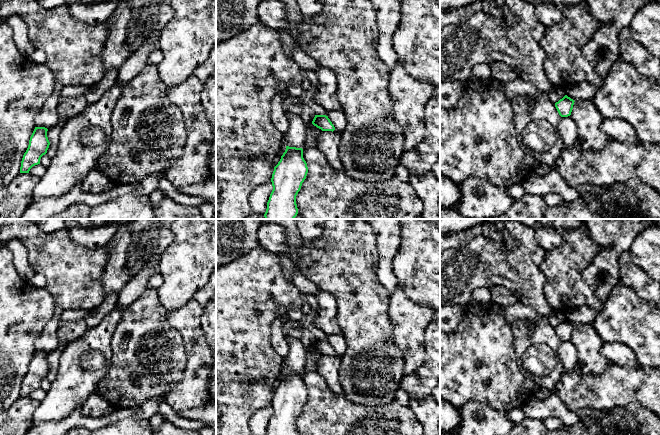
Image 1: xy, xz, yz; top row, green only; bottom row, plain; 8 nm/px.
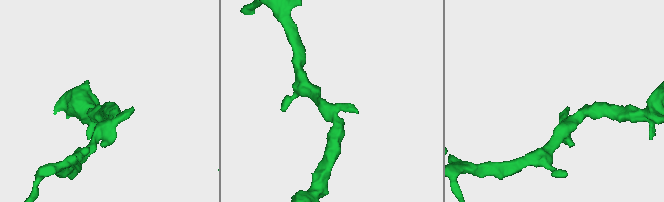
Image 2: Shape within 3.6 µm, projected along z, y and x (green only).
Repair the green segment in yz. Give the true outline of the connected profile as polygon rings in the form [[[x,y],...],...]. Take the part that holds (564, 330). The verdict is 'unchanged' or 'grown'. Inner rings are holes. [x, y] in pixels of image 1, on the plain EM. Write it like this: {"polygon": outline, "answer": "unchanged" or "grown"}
{"polygon": [[[565,319],[562,323],[555,327],[555,331],[561,341],[568,341],[571,339],[574,324]]], "answer": "unchanged"}

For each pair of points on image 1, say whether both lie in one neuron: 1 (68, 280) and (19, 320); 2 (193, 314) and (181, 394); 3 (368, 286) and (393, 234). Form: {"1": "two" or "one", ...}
{"1": "two", "2": "one", "3": "two"}

